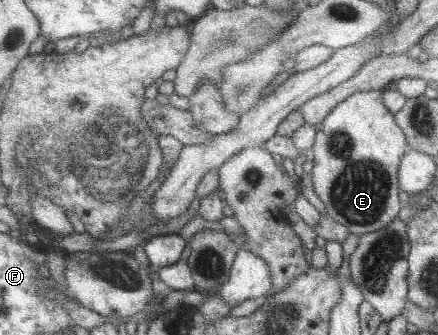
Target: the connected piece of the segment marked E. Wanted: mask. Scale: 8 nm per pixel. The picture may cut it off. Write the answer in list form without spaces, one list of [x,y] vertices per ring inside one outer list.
[[[372,90],[350,96],[326,117],[315,144],[315,169],[312,173],[315,190],[326,204],[328,214],[359,236],[389,227],[406,206],[400,196],[401,168],[403,159],[411,150],[411,144],[407,131],[397,121],[396,113],[385,102],[385,92]]]

